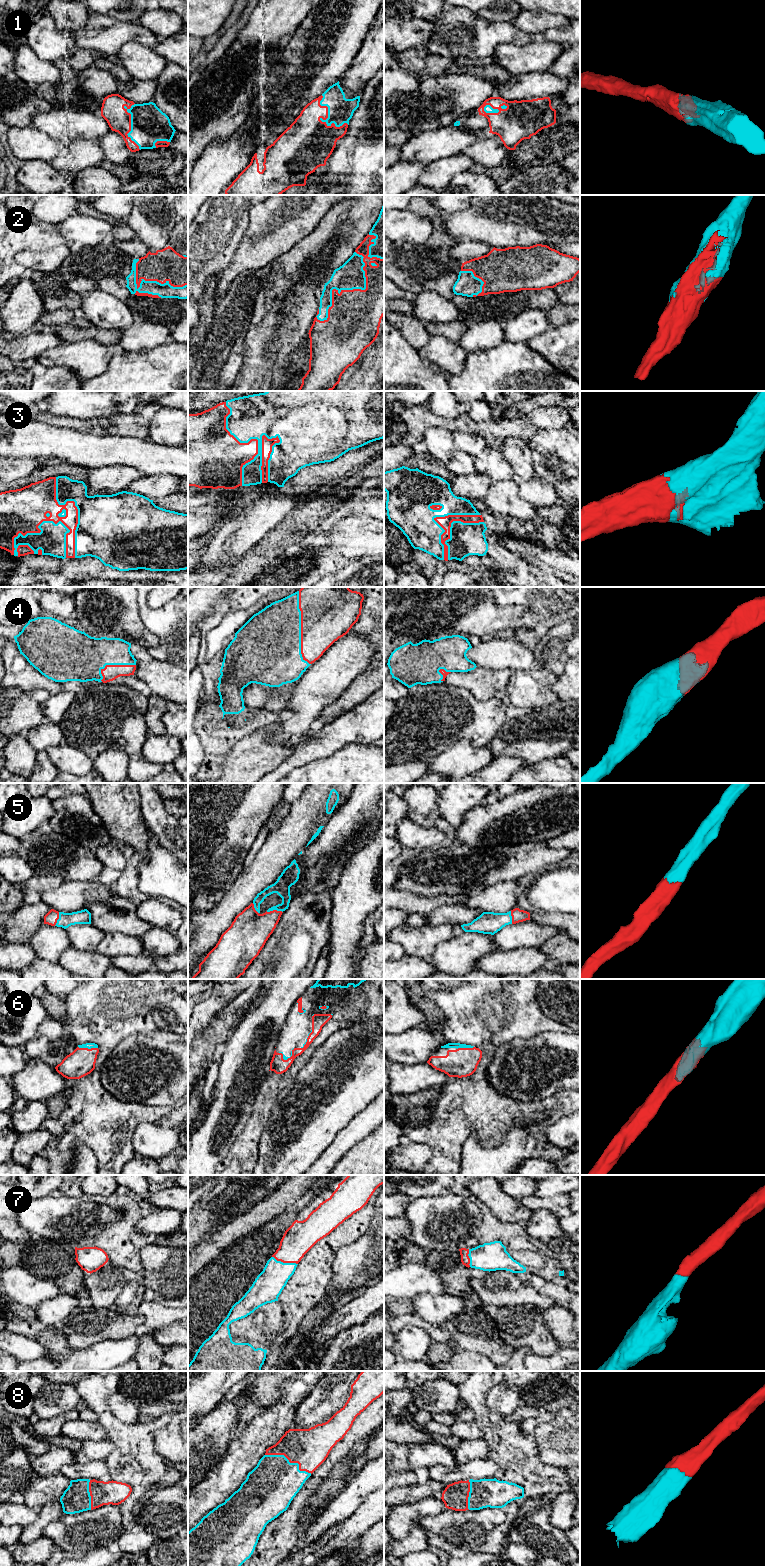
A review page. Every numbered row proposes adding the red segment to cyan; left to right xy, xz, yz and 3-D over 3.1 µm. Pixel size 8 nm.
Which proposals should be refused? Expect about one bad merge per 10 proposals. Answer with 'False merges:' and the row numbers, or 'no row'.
False merges: no row

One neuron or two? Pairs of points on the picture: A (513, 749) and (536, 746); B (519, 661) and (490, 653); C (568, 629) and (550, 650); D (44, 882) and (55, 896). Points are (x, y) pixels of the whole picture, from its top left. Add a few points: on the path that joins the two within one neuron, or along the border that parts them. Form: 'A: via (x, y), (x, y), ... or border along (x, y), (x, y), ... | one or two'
A: via (519, 746), (530, 746) | one
B: via (512, 655), (497, 654) | one
C: via (566, 634), (555, 645) | one
D: border along (64, 881), (59, 886), (40, 893) | two

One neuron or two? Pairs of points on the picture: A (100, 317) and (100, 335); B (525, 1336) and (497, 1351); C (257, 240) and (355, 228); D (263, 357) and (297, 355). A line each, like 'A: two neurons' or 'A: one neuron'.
A: two neurons
B: two neurons
C: two neurons
D: two neurons

